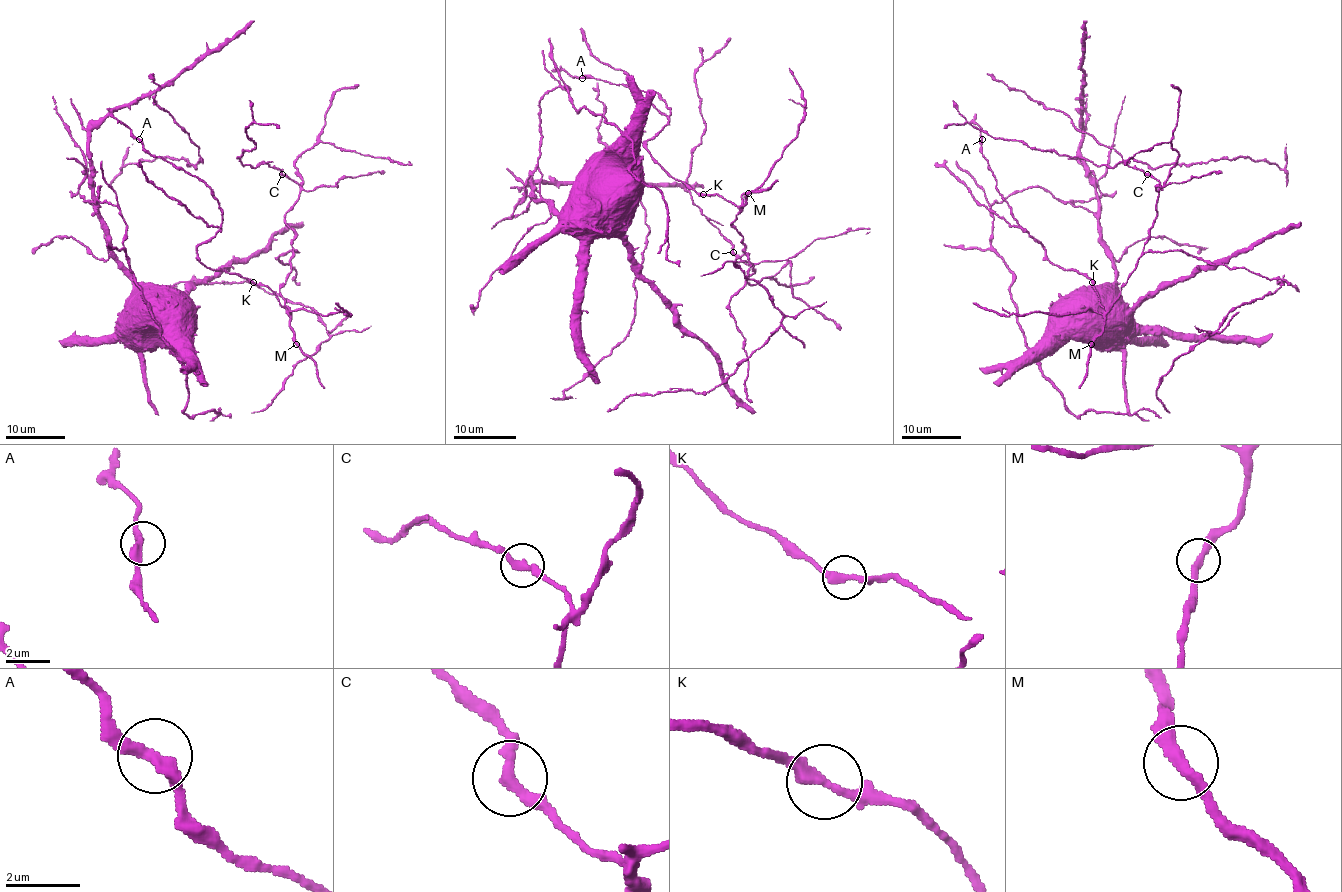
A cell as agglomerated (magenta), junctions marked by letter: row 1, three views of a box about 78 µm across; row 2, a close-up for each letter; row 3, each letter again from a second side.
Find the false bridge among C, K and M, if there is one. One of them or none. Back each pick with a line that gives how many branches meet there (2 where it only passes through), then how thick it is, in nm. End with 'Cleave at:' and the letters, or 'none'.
Cleave at: none

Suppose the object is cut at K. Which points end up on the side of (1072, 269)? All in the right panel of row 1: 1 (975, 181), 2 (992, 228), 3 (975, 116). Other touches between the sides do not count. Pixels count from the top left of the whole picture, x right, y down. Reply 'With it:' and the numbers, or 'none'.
With it: 3

